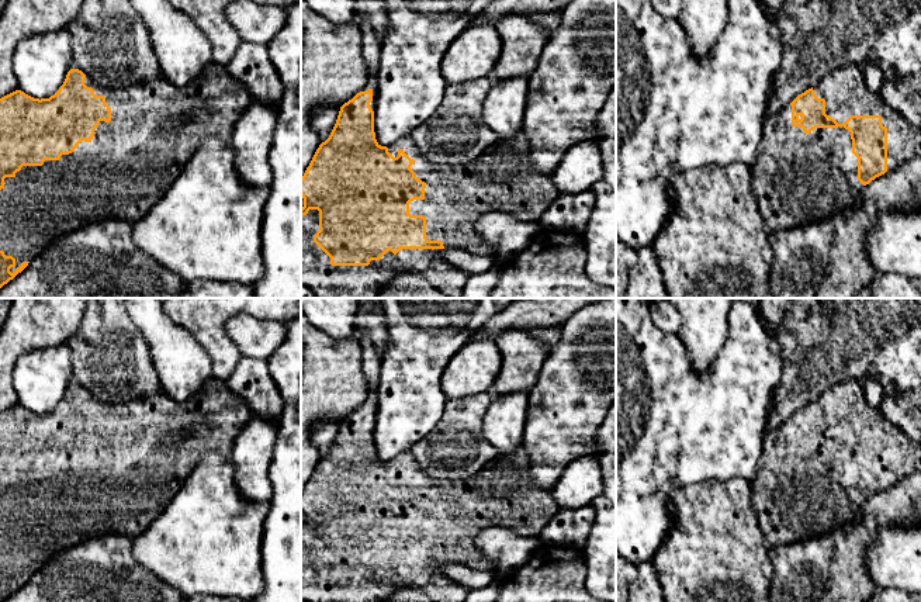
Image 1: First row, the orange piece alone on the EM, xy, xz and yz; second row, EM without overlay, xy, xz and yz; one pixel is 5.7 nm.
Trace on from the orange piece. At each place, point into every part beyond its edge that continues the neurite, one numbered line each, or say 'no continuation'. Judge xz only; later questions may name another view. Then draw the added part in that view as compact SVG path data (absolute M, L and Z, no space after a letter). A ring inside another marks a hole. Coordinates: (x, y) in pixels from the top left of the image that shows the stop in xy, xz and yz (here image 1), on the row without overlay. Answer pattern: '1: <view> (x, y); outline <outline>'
1: xz (370, 359); outline M356 329L354 336L359 339L361 352L363 352L363 373L367 383L367 399L363 406L368 404L373 405L373 416L370 418L371 425L375 423L375 405L377 405L377 388L378 388L378 377L380 377L380 356L377 354L373 343L367 338L367 335L359 329Z
2: xz (317, 585); outline M309 525L301 530L301 601L305 602L384 602L398 588L415 588L425 592L432 602L464 602L468 588L446 577L442 564L401 564L397 570L388 565L368 581L332 581L330 572L314 557L319 546L319 526Z

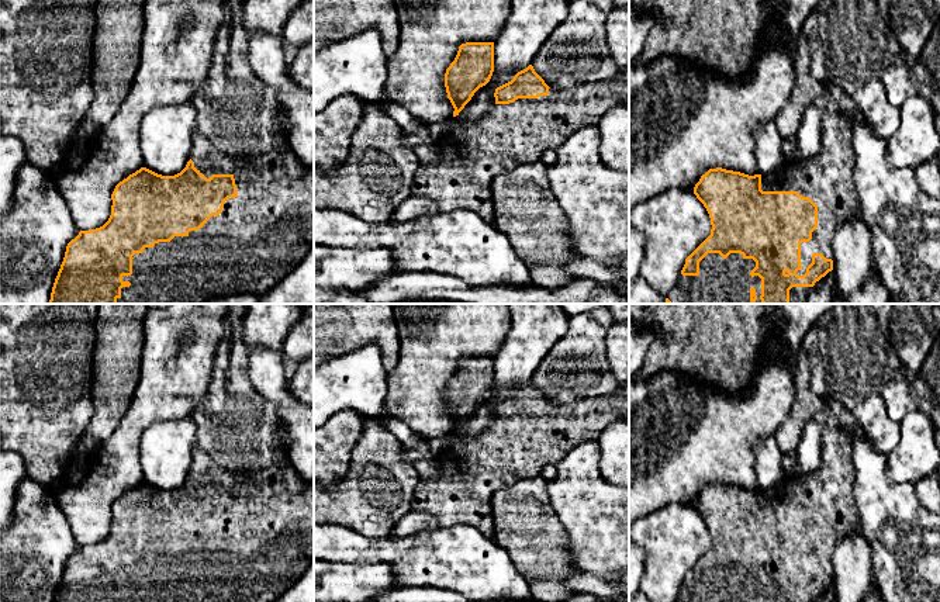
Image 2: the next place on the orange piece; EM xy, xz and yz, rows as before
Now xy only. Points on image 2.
1: xy (207, 474); outline M198 446L194 449L190 474L194 477L194 482L207 494L212 489L234 489L234 485L245 477L245 471L228 471L220 467Z

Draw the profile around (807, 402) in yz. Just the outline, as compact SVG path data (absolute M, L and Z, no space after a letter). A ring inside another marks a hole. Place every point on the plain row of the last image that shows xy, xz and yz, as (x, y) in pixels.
M801 347L794 366L794 402L774 437L784 454L794 453L801 443L804 428L823 408L823 398L811 388L811 366Z

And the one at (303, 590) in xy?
M314 561L303 575L273 602L314 602Z

